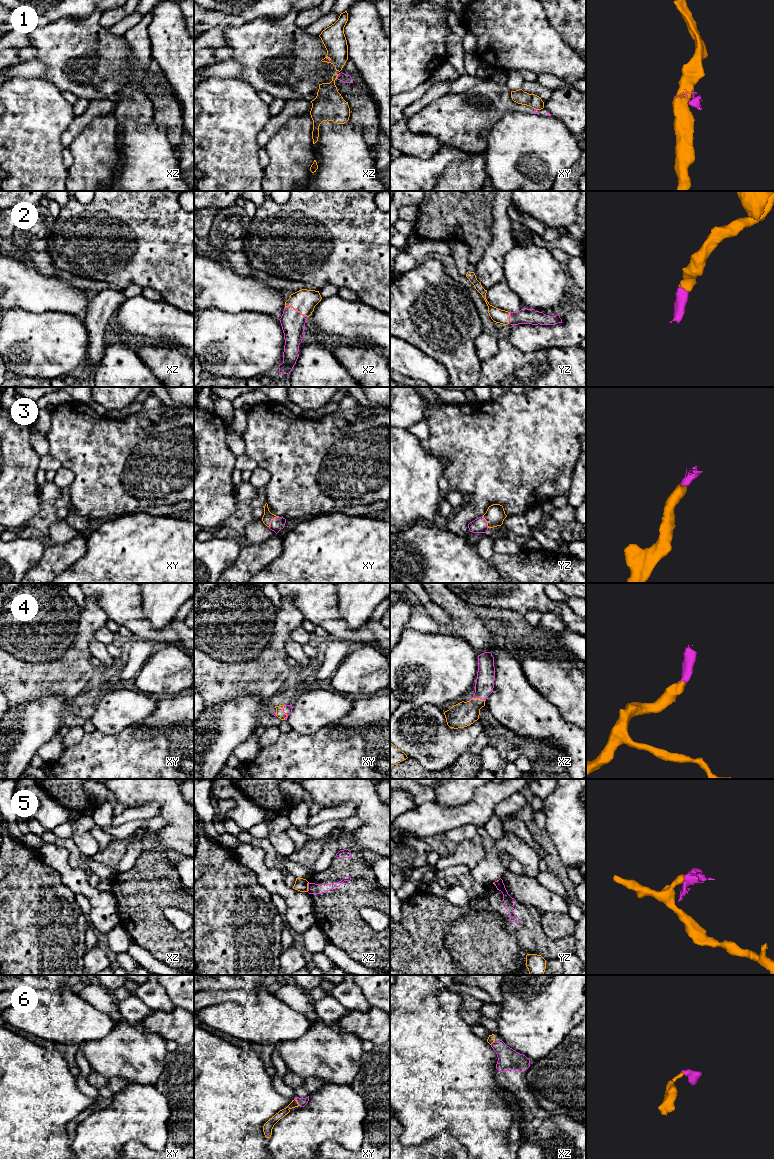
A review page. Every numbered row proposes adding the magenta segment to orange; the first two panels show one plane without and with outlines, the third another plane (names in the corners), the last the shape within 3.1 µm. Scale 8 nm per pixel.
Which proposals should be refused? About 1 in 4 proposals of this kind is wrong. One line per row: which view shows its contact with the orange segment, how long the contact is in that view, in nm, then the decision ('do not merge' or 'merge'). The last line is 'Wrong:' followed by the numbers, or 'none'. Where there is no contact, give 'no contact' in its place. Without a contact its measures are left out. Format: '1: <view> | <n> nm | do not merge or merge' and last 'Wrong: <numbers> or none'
1: xz | 40 nm | do not merge
2: xz | 200 nm | merge
3: xy | 120 nm | merge
4: xz | 140 nm | merge
5: xz | 80 nm | do not merge
6: xy | 70 nm | merge
Wrong: 1, 5

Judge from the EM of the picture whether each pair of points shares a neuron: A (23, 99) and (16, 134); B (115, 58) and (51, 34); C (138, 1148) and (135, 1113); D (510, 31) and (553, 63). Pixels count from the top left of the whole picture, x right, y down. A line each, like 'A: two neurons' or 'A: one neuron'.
A: one neuron
B: one neuron
C: two neurons
D: one neuron

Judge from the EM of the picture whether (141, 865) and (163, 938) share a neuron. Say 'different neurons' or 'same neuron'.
same neuron

